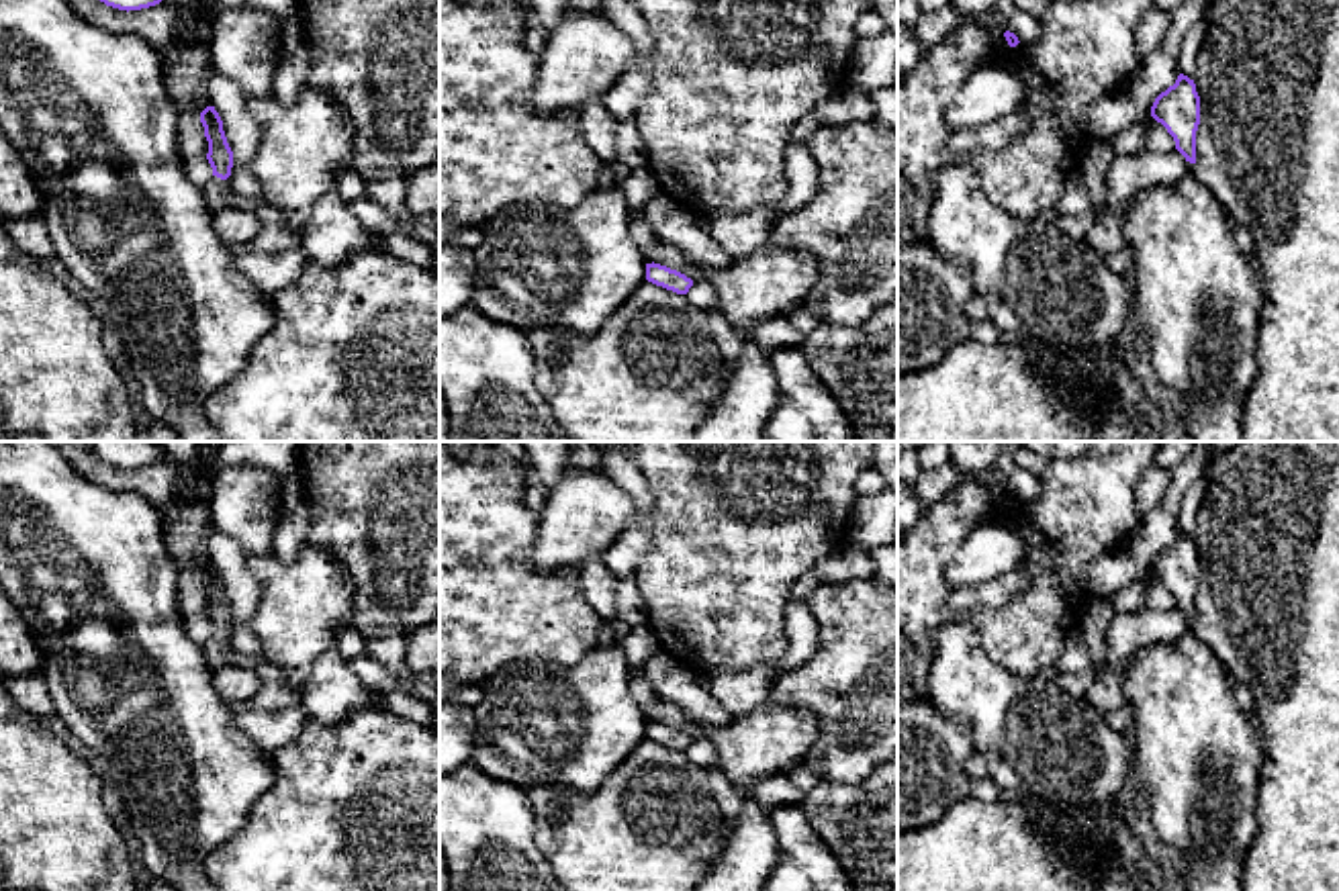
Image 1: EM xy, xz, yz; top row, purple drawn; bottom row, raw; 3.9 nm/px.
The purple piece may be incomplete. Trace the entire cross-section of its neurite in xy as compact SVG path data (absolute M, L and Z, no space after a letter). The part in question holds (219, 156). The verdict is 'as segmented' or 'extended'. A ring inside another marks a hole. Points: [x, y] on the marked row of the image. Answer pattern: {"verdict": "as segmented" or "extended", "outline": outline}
{"verdict": "extended", "outline": "M206 106L200 112L200 123L204 127L204 137L209 141L206 159L213 168L213 178L200 190L206 206L213 213L217 213L229 208L225 192L227 192L227 178L231 176L233 168L233 151L227 143L223 121L215 110L215 106Z"}

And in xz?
{"verdict": "as segmented", "outline": "M654 262L646 264L646 280L677 294L687 294L689 288L693 286L693 280L687 278L685 274Z"}

